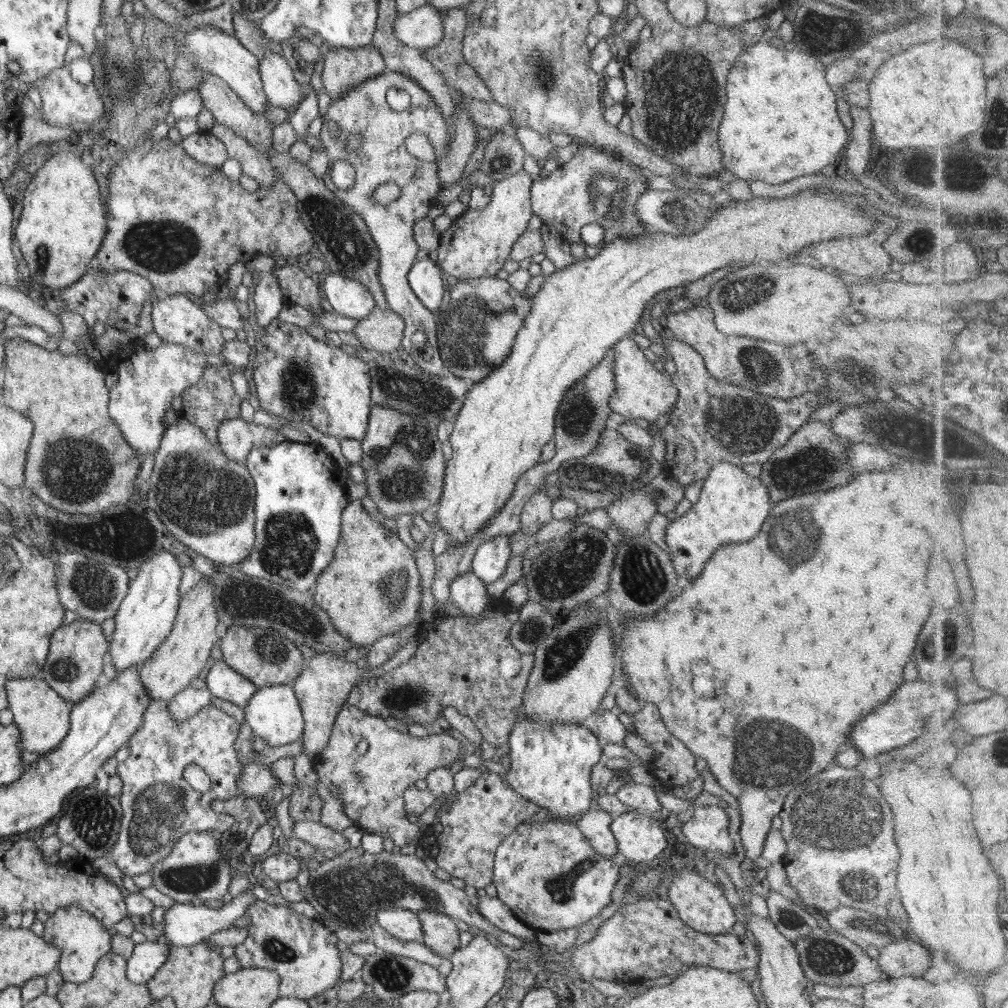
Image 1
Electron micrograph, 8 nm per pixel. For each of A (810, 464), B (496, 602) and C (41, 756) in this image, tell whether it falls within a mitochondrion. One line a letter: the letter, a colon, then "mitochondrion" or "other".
A: mitochondrion
B: other
C: other

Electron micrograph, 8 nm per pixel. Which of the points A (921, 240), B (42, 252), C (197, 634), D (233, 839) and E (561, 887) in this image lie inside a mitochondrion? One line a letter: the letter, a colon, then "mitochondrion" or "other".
A: other
B: mitochondrion
C: other
D: mitochondrion
E: mitochondrion

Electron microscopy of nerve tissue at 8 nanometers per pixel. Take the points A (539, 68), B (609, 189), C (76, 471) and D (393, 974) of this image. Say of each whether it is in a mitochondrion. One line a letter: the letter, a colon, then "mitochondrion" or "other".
A: mitochondrion
B: mitochondrion
C: mitochondrion
D: mitochondrion

